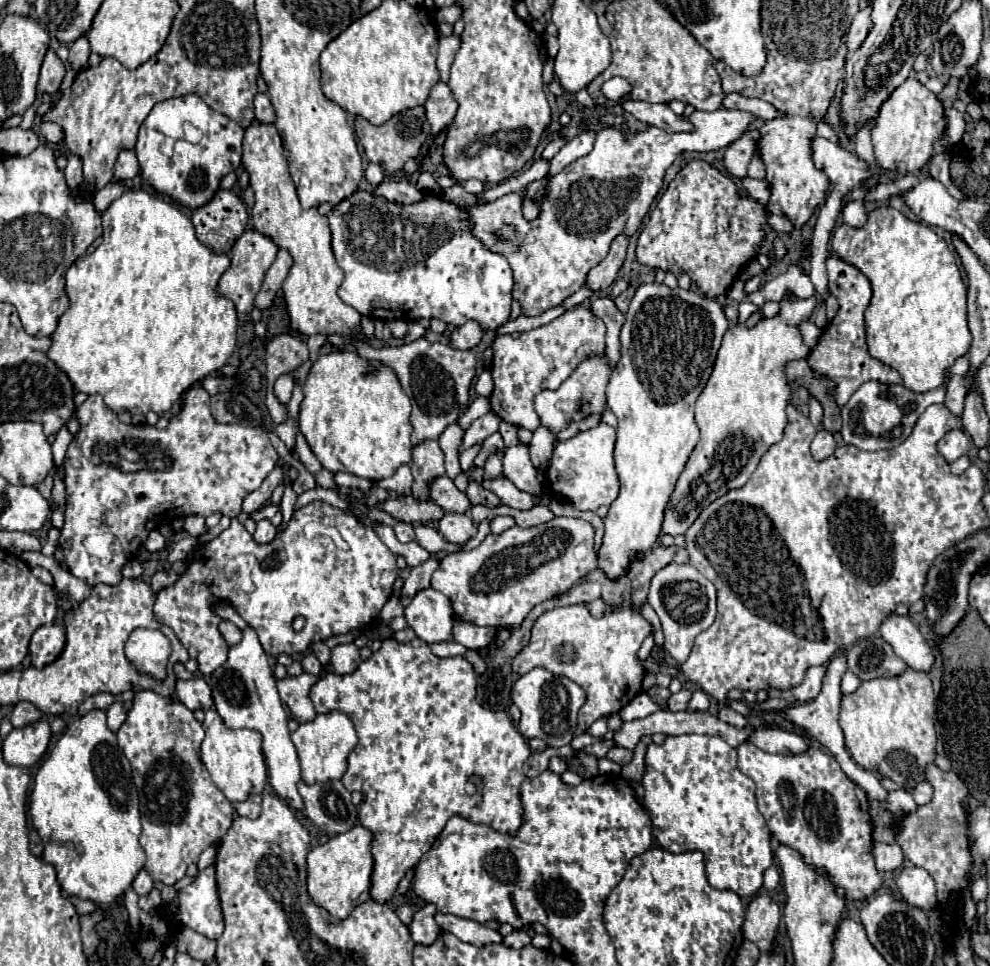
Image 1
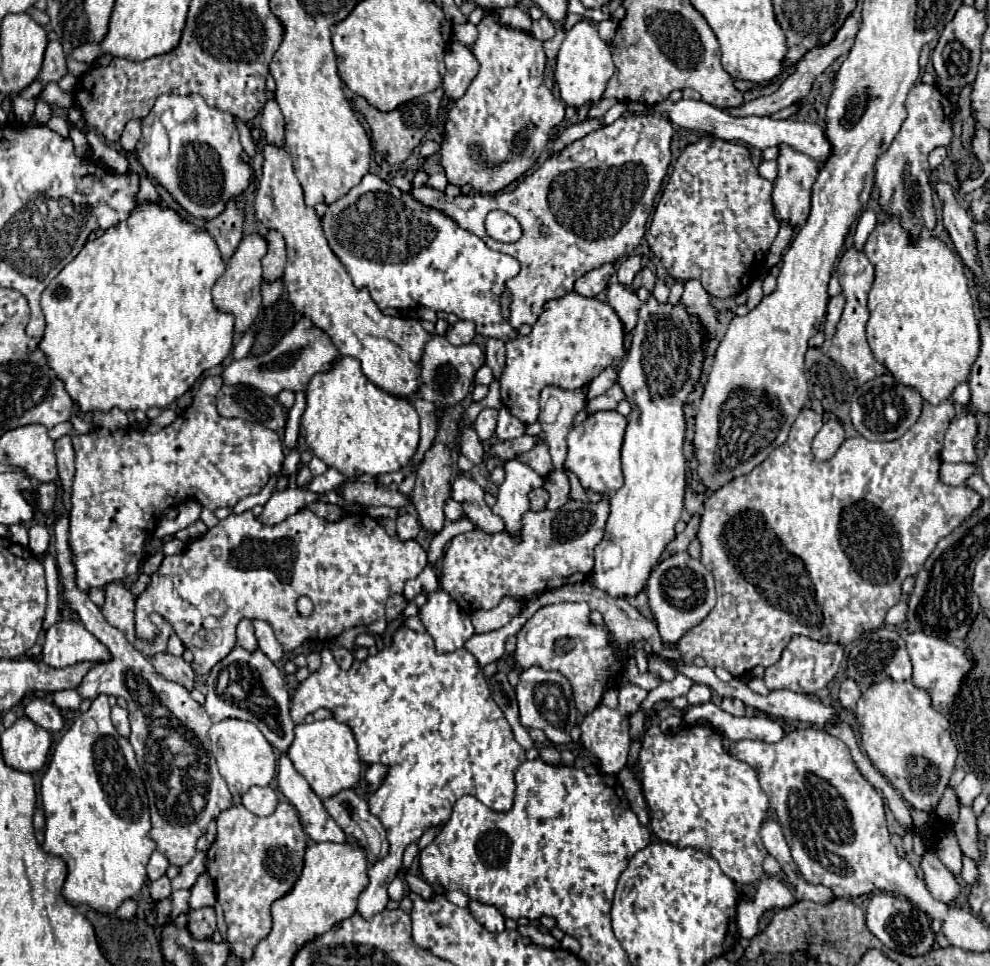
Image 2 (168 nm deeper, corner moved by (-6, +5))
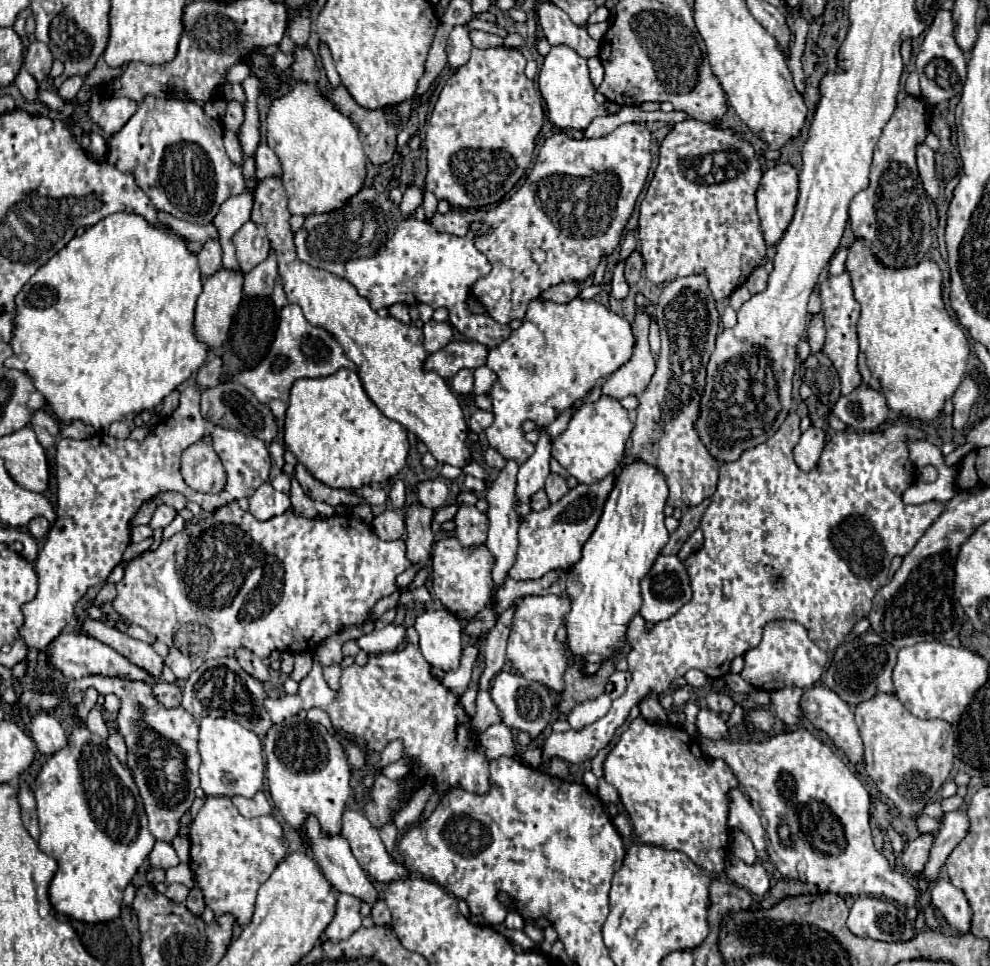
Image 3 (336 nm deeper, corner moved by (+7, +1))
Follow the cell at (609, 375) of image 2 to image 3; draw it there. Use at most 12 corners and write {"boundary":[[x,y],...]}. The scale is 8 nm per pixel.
{"boundary":[[572,407],[554,419],[548,427],[552,439],[566,429],[572,419]]}

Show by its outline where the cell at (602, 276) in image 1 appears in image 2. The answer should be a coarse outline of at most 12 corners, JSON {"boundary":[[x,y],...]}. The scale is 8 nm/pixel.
{"boundary":[[613,265],[585,273],[575,281],[583,297],[597,297],[613,275]]}

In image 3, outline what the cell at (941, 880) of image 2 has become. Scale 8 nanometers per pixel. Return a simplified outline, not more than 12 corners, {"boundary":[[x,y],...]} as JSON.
{"boundary":[[948,879],[930,891],[934,907],[960,933],[970,931],[972,911]]}

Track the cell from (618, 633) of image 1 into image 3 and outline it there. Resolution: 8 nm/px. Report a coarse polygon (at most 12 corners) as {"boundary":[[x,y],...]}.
{"boundary":[[560,595],[516,605],[506,659],[562,693],[570,653],[556,639]]}

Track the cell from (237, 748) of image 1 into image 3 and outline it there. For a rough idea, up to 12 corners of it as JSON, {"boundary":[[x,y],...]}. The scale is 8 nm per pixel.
{"boundary":[[226,717],[200,721],[206,797],[250,797],[266,763],[258,735]]}

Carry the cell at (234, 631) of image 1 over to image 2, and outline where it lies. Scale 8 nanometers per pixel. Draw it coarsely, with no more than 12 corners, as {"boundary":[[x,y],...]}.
{"boundary":[[253,623],[237,625],[237,643],[247,651],[259,649]]}

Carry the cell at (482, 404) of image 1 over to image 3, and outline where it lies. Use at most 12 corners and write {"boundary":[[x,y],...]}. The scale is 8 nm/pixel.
{"boundary":[[484,365],[474,371],[472,395],[488,393],[494,373]]}

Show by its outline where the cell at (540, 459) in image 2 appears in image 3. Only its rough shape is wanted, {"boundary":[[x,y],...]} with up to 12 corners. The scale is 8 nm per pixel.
{"boundary":[[594,299],[530,301],[488,353],[490,447],[526,463],[550,425],[632,351]]}

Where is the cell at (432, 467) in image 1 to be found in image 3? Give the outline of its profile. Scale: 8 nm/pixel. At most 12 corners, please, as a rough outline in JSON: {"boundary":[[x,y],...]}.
{"boundary":[[408,505],[406,555],[426,563],[434,545],[434,511]]}

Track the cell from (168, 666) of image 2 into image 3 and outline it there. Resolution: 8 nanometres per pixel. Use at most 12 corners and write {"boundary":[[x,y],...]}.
{"boundary":[[84,621],[84,633],[124,655],[154,679],[164,659],[152,645],[100,621]]}

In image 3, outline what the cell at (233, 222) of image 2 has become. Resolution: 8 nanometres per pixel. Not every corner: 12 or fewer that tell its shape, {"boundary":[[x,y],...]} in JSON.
{"boundary":[[210,239],[198,253],[202,277],[222,267],[218,239]]}

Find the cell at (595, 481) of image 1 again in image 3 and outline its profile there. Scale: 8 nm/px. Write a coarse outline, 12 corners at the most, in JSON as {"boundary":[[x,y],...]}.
{"boundary":[[618,399],[572,415],[552,457],[578,483],[618,469],[632,433]]}

